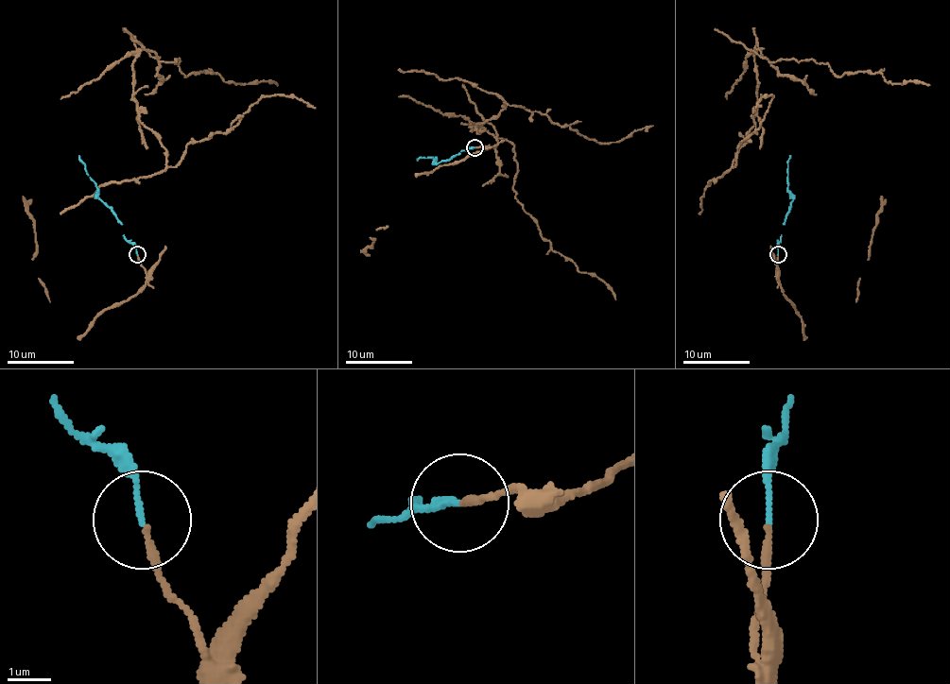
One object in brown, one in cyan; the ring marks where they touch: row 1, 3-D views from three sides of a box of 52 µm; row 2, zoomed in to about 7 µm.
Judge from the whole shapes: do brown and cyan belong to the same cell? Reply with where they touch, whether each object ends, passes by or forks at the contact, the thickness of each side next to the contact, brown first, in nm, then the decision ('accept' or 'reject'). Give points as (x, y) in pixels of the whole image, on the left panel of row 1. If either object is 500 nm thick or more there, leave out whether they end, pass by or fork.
at (137, 254); brown ends there; cyan ends there; 180 nm thick on the brown side, 110 nm on the other; reject

